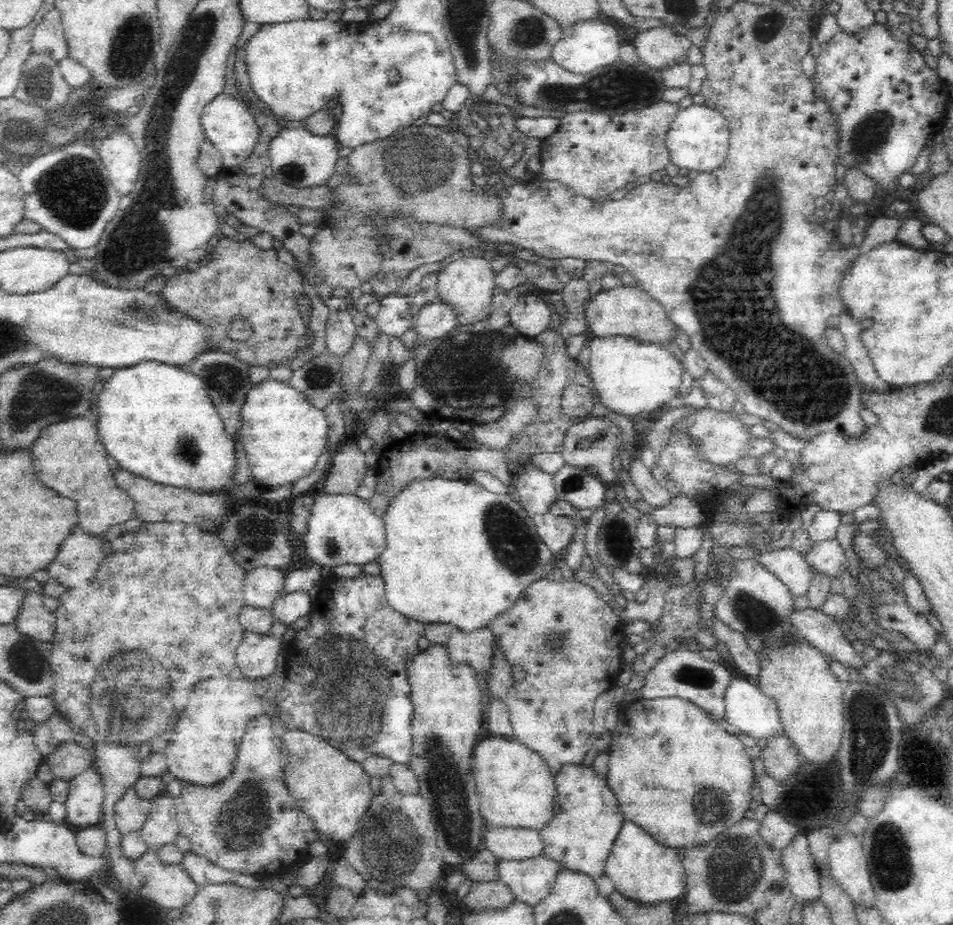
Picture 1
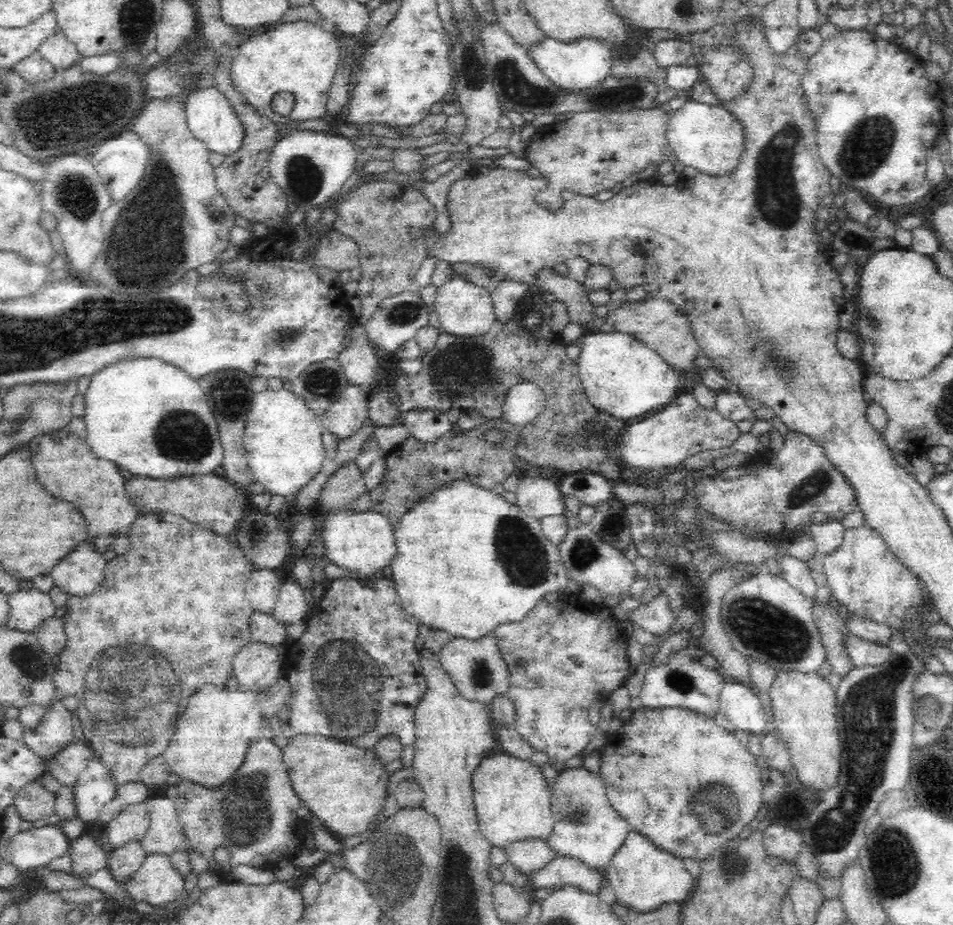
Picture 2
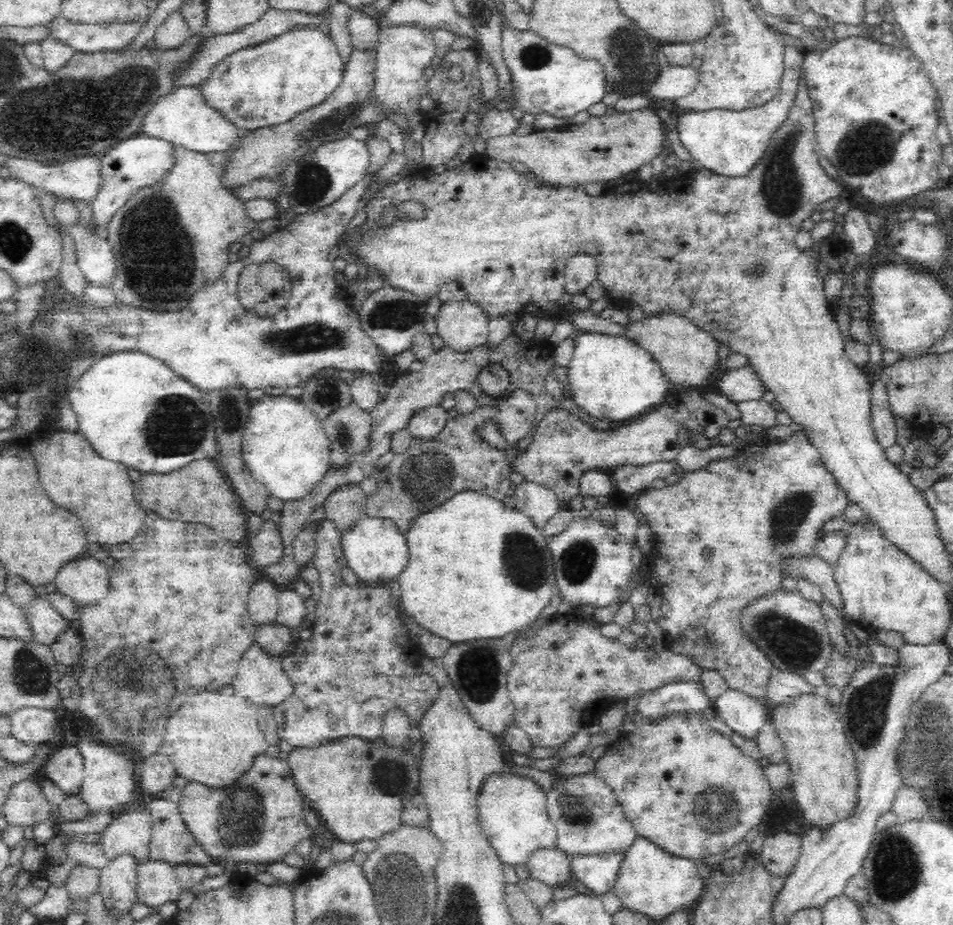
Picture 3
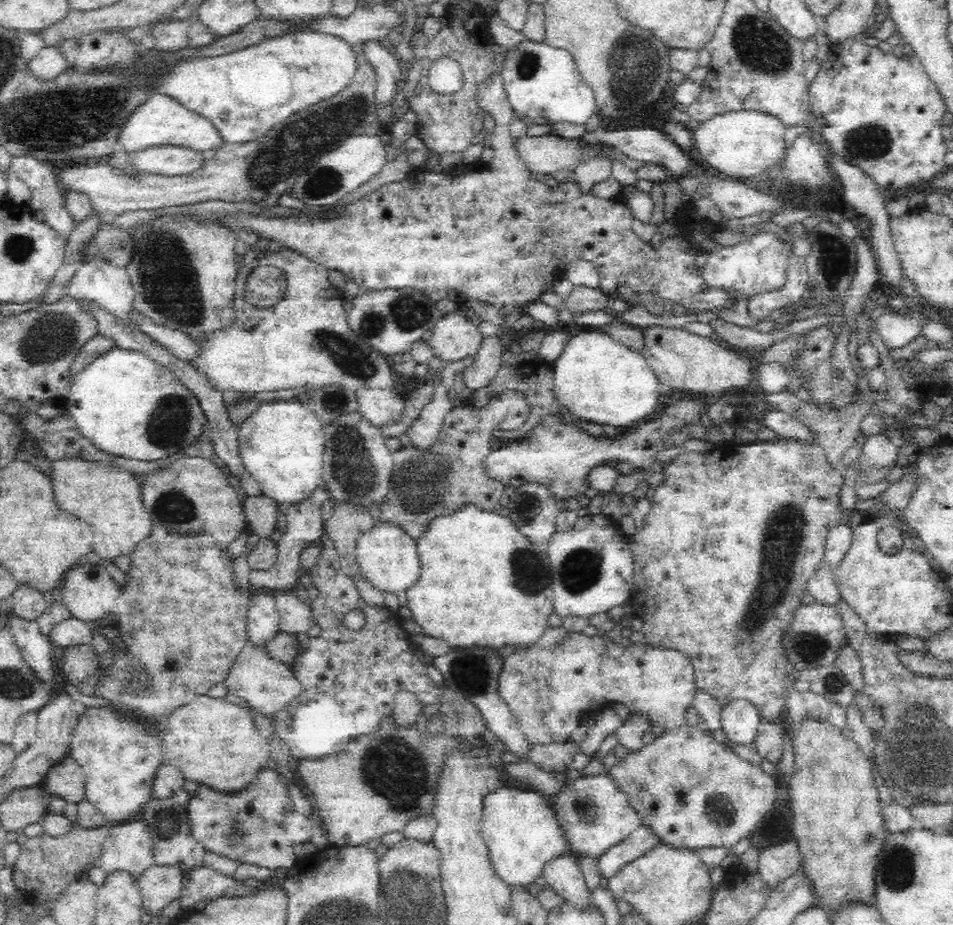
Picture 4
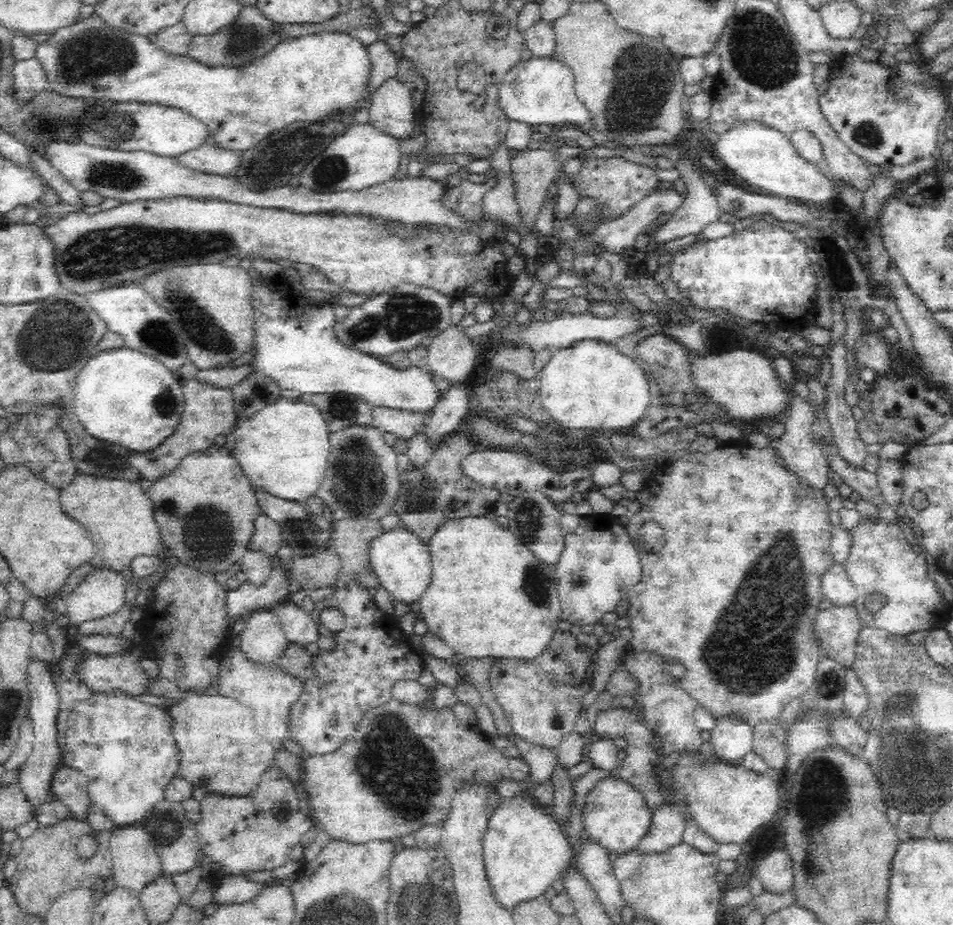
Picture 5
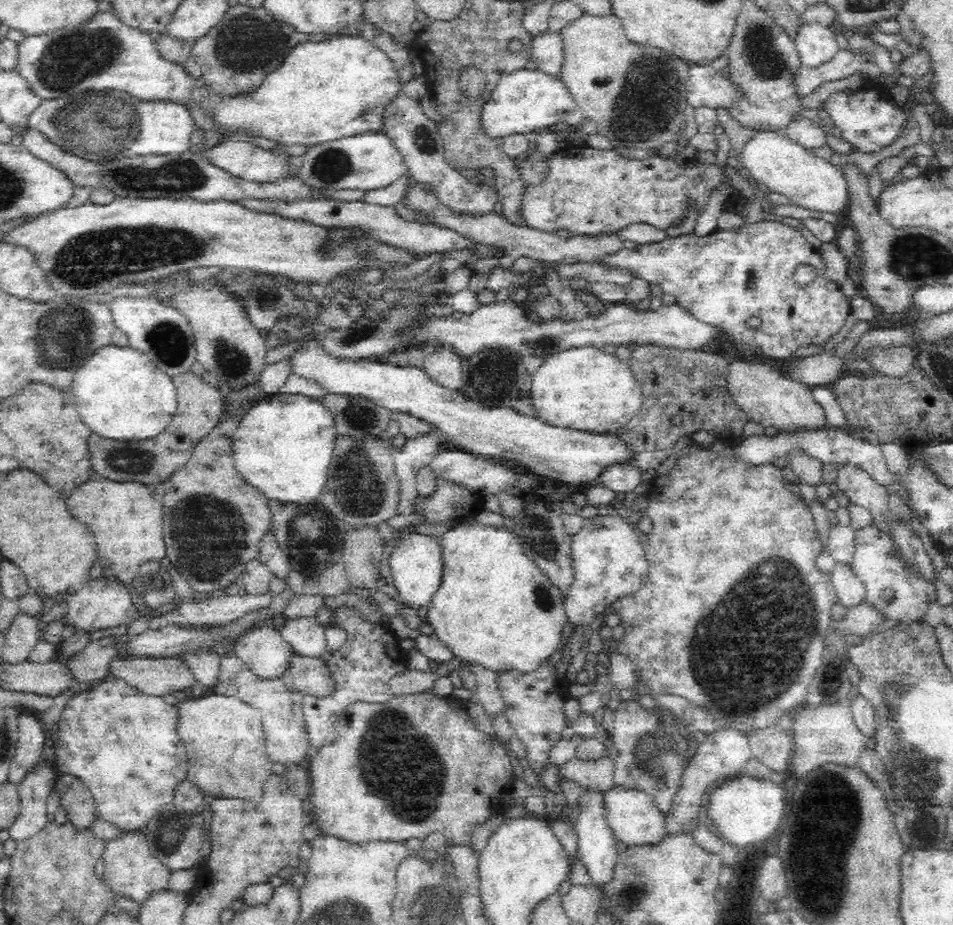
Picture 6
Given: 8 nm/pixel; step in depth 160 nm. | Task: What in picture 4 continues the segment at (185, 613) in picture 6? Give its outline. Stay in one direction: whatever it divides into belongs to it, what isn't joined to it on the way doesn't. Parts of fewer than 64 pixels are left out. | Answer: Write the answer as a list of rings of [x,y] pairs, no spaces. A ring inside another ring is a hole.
[[[318,487],[310,499],[292,502],[286,505],[287,527],[285,534],[276,543],[277,555],[272,566],[268,570],[250,571],[248,575],[248,590],[250,597],[255,595],[268,595],[293,592],[300,584],[299,566],[301,552],[311,543],[318,543],[320,536],[324,535],[323,519],[320,516],[320,504],[329,498],[323,487]]]

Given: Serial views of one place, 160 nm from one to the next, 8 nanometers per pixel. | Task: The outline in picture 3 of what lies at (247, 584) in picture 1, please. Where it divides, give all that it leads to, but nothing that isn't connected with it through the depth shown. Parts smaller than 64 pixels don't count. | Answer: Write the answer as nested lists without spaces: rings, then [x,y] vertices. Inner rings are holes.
[[[259,579],[252,588],[248,609],[250,621],[257,628],[274,626],[279,610],[276,585]]]

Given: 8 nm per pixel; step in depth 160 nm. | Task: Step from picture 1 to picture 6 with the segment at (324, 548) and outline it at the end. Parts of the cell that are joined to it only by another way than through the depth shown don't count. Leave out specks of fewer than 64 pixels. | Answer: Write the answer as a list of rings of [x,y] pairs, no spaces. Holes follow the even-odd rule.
[[[411,533],[391,553],[389,566],[394,585],[404,603],[416,610],[427,607],[443,584],[444,549],[440,537]]]

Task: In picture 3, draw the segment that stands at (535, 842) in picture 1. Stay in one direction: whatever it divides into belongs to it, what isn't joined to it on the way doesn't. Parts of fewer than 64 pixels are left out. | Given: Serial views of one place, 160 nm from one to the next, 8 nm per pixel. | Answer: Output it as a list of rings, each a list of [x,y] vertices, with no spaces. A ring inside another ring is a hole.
[[[560,847],[536,852],[527,864],[526,875],[553,888],[566,886],[572,878],[576,878],[571,855],[566,854]]]

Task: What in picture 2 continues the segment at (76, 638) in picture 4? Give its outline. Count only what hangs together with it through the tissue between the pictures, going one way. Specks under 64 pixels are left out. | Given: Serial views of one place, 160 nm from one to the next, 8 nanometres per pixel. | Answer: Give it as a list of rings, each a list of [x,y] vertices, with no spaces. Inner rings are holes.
[[[22,590],[20,594],[9,596],[12,604],[10,627],[24,633],[40,632],[44,622],[56,616],[57,607],[48,593],[37,590]]]

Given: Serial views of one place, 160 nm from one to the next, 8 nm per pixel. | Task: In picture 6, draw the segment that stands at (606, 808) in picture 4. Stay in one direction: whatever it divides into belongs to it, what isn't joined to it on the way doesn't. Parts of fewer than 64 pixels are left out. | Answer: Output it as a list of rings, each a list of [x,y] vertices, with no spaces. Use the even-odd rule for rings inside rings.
[[[616,786],[607,790],[608,820],[621,845],[658,844],[668,836],[667,816],[658,808],[648,791]]]

